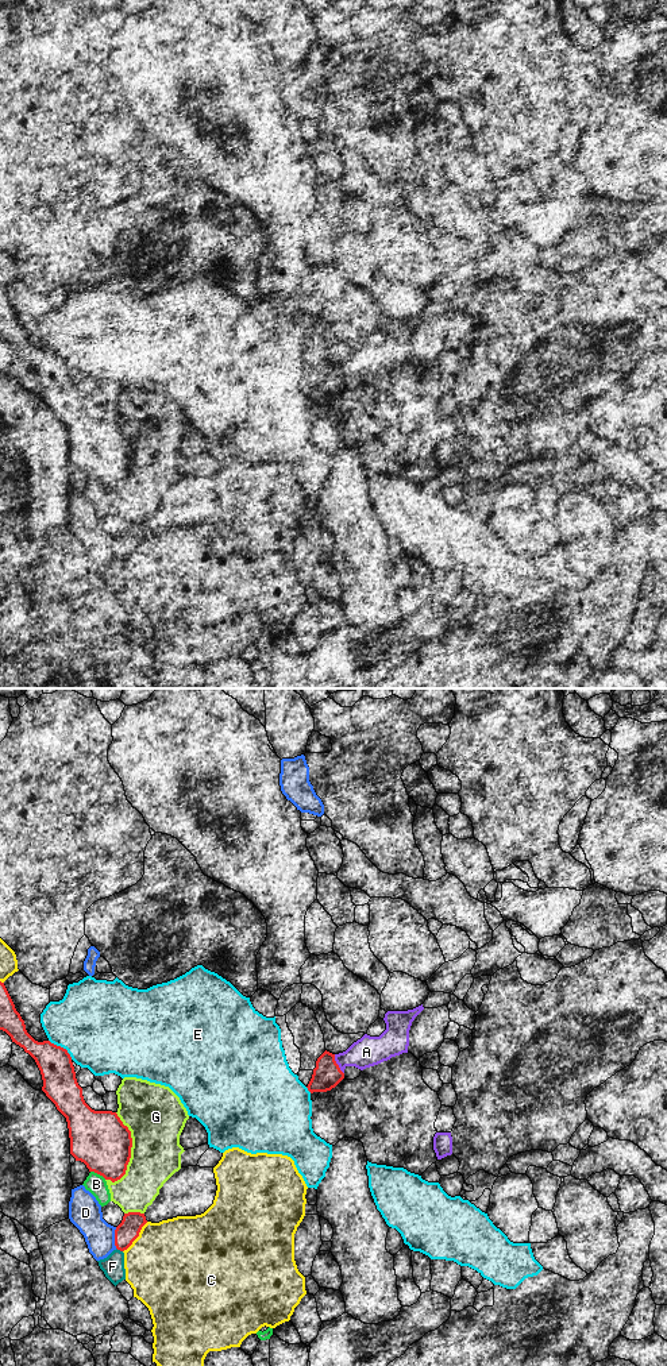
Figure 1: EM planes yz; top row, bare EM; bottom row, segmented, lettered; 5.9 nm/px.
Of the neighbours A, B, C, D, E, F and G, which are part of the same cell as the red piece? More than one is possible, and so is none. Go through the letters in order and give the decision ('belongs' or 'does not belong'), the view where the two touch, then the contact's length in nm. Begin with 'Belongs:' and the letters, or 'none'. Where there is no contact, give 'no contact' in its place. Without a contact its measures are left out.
Belongs: A
A: belongs; meets red in yz; contact 130 nm long
B: does not belong; meets red in yz; contact 110 nm long
C: does not belong; meets red in yz; contact 240 nm long
D: does not belong; meets red in yz; contact 130 nm long
E: does not belong; meets red in yz; contact 180 nm long
F: does not belong; meets red in yz; contact 50 nm long
G: does not belong; meets red in yz; contact 420 nm long

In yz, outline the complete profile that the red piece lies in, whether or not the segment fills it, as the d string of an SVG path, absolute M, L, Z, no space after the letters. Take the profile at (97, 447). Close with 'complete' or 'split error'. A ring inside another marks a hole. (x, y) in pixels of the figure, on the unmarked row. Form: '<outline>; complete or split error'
M1 290L0 339L5 340L12 351L23 356L24 360L35 368L43 389L42 400L66 427L70 447L70 463L76 470L84 471L89 481L95 481L105 489L111 489L112 491L120 489L126 483L131 467L131 440L123 433L116 421L95 420L85 412L82 397L77 391L72 366L68 359L50 350L38 351L27 342L24 329L16 320L15 313Z; complete

